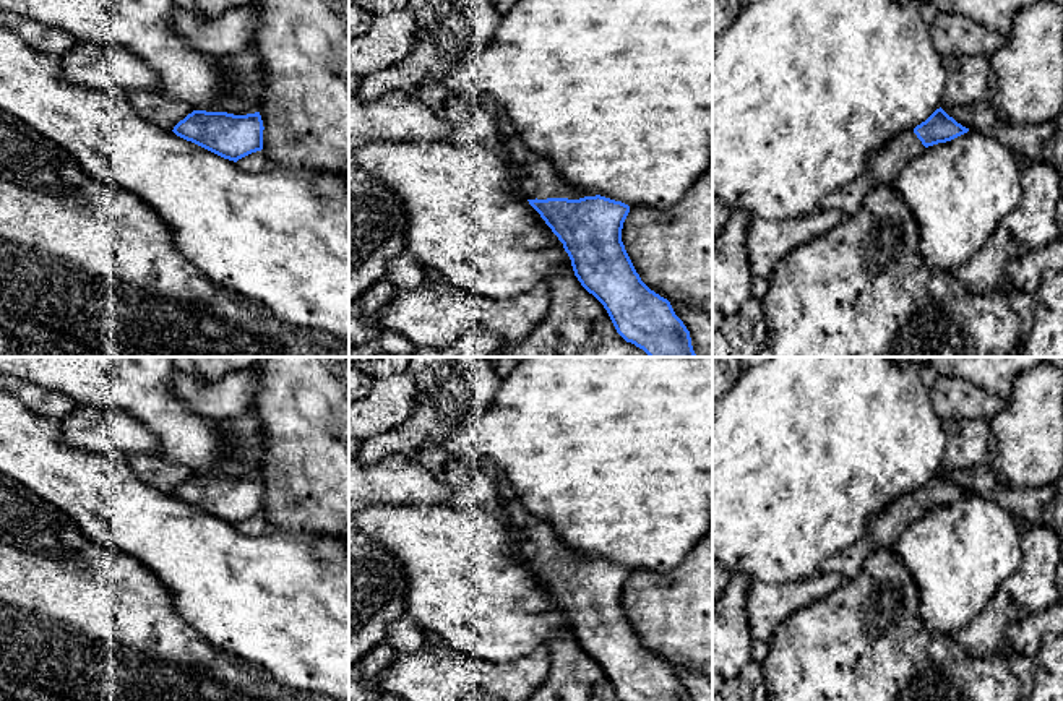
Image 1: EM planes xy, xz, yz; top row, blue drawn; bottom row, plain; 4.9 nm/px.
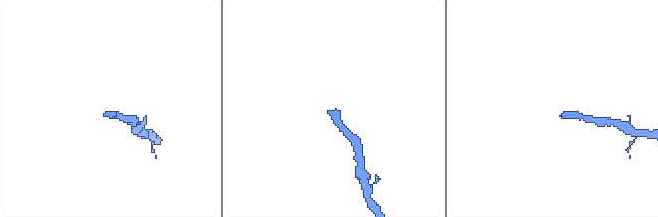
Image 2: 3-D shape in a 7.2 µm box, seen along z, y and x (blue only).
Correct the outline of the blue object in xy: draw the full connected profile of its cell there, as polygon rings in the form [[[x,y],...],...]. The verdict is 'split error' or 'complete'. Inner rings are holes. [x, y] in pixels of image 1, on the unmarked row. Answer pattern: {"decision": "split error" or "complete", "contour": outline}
{"decision": "complete", "contour": [[[193,474],[172,495],[224,523],[237,526],[263,513],[263,493],[260,475],[234,479]]]}

